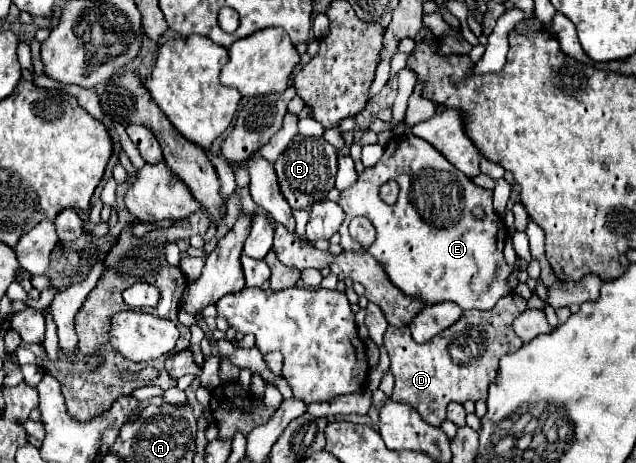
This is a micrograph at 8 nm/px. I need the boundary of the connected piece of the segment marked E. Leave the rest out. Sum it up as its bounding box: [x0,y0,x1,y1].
[338,132,512,310]

